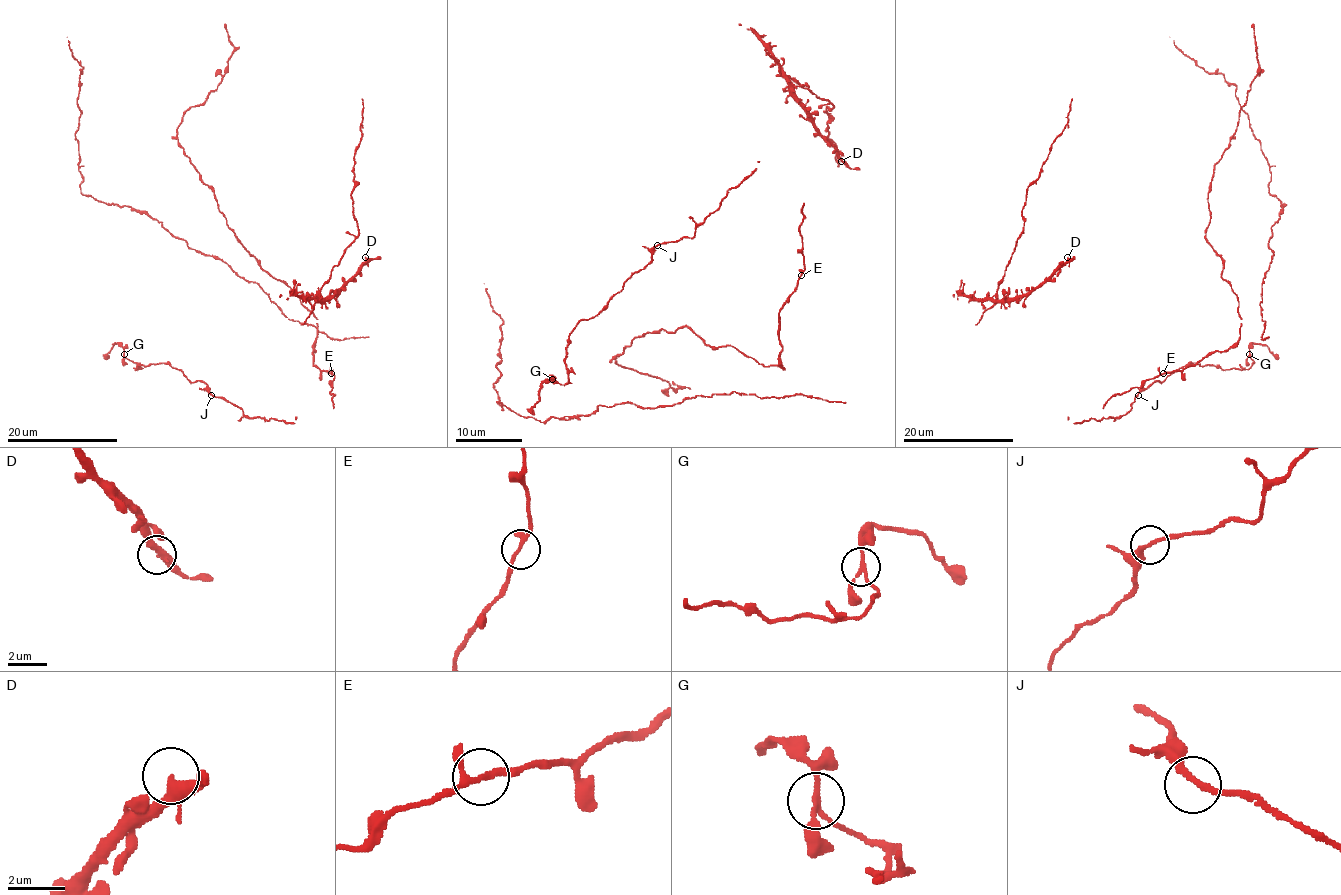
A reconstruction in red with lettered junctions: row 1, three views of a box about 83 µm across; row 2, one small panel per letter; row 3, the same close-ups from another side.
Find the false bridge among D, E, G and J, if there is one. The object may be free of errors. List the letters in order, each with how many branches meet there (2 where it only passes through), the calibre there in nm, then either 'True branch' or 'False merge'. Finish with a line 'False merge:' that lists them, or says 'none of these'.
D: Branches: 3. Thickness 240 nm. True branch
E: Branches: 3. Thickness 180 nm. True branch
G: Branches: 3. Thickness 150 nm. True branch
J: Branches: 2. Thickness 190 nm. True branch
False merge: none of these

